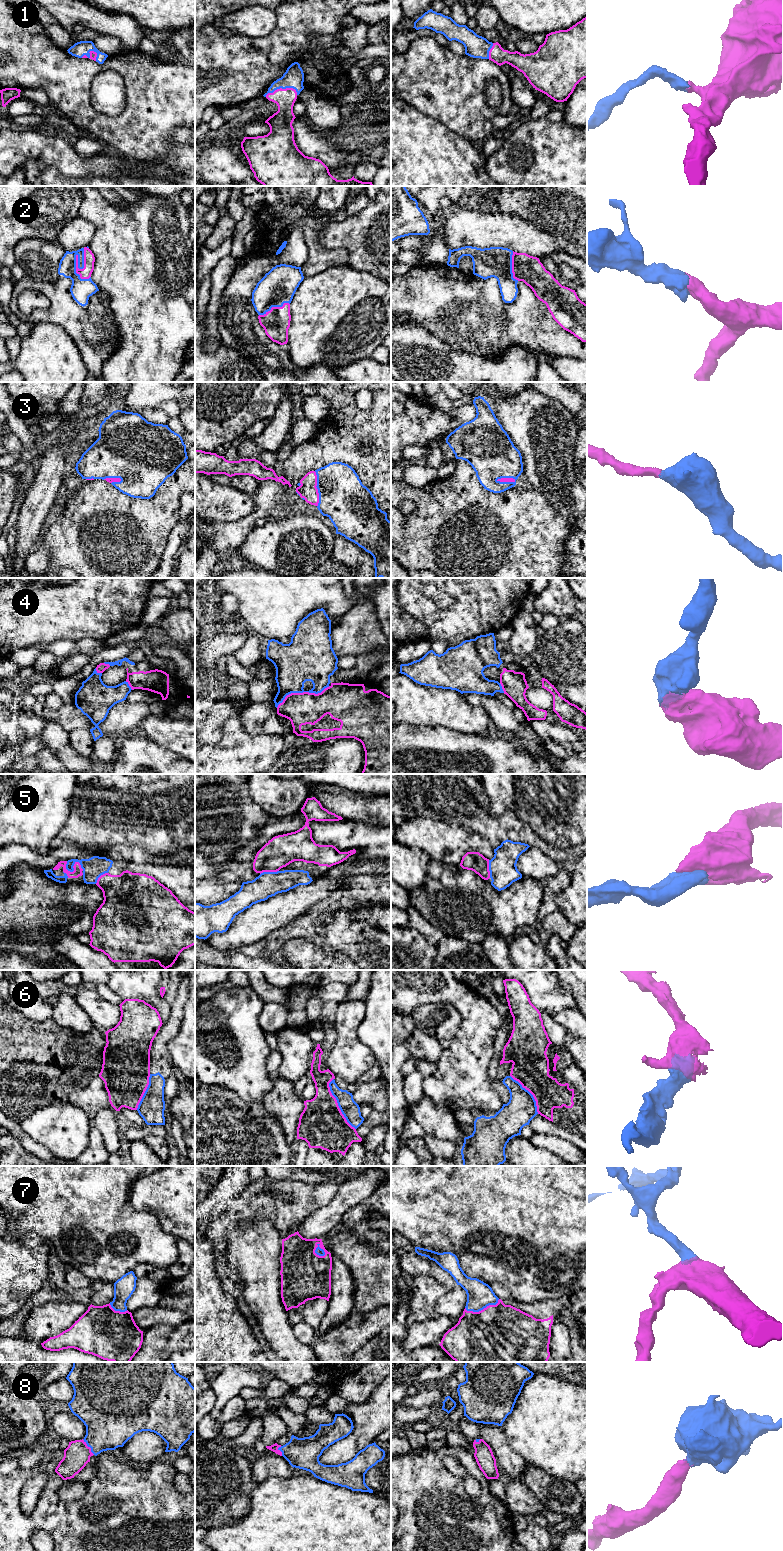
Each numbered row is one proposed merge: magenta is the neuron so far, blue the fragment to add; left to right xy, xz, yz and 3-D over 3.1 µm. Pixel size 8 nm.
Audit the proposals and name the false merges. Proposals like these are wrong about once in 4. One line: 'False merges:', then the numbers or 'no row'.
False merges: 6

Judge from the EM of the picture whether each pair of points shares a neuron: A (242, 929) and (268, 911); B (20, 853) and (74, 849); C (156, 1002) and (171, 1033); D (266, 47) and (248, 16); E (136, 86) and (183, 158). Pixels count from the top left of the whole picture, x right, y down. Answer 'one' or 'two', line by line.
A: one
B: one
C: two
D: two
E: two

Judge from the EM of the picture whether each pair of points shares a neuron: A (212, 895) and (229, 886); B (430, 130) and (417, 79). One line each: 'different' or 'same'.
A: same
B: different

